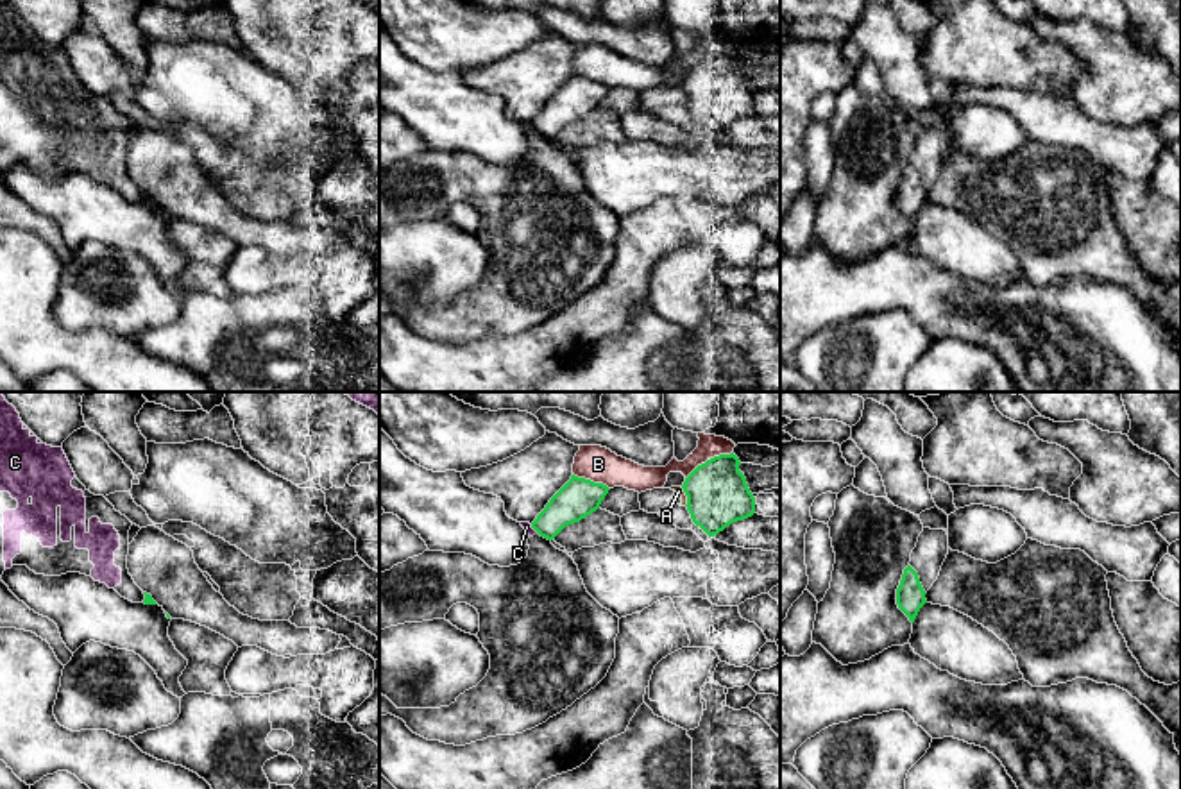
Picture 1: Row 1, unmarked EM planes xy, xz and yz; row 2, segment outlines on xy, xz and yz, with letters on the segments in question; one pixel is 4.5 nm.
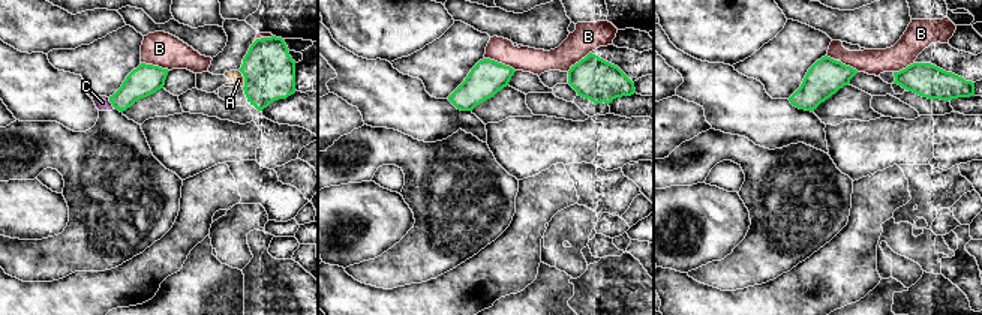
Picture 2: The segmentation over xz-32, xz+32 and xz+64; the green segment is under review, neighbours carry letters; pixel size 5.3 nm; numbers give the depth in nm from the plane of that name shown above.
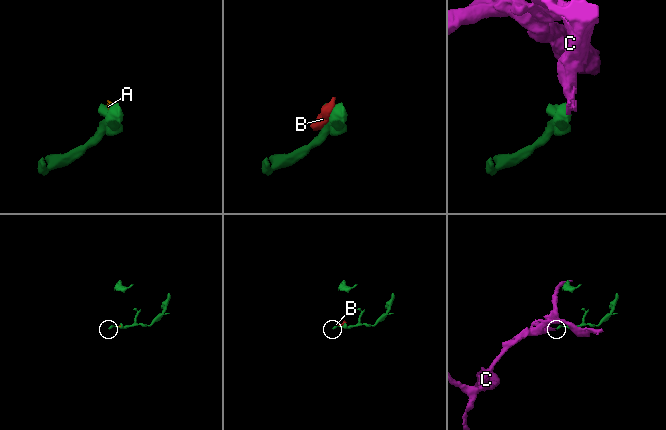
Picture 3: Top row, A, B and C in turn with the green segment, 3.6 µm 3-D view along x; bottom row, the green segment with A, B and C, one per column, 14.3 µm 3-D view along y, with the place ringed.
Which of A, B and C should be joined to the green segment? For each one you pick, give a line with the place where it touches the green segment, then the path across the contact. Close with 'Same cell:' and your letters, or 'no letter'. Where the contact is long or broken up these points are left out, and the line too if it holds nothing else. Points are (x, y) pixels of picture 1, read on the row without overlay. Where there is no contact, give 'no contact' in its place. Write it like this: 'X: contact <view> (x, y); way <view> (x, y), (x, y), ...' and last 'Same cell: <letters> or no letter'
B: contact xz (711, 58)
Same cell: B

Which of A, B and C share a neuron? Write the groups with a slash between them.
A / B / C

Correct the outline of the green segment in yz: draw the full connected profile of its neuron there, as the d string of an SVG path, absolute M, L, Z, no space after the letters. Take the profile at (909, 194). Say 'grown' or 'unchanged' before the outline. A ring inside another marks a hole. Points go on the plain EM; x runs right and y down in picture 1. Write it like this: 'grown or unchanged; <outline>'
unchanged; M907 165L896 188L896 204L911 222L914 222L920 208L927 202L925 193L918 172Z

